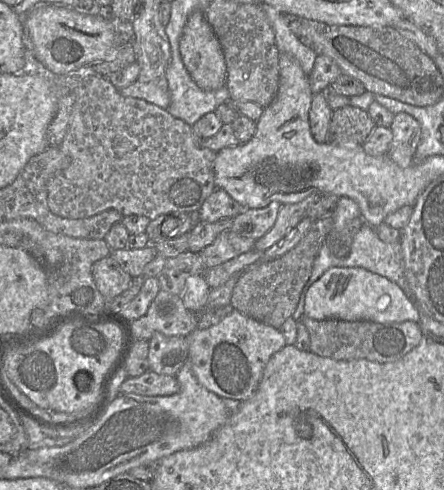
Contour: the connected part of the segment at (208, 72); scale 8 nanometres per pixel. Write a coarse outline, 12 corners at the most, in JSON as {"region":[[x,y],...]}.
{"region":[[202,10],[180,37],[180,54],[204,91],[226,84],[221,44]]}

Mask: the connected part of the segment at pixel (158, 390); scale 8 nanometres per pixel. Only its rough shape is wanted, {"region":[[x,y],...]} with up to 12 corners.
{"region":[[147,371],[128,377],[120,394],[170,396],[180,390],[175,376]]}

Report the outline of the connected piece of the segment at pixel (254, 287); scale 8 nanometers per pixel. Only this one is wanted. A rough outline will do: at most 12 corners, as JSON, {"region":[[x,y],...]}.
{"region":[[313,222],[285,255],[250,265],[231,306],[280,329],[333,229]]}

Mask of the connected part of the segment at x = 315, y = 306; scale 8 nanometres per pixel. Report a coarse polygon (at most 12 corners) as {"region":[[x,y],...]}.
{"region":[[332,267],[309,288],[314,320],[414,321],[388,278]]}

